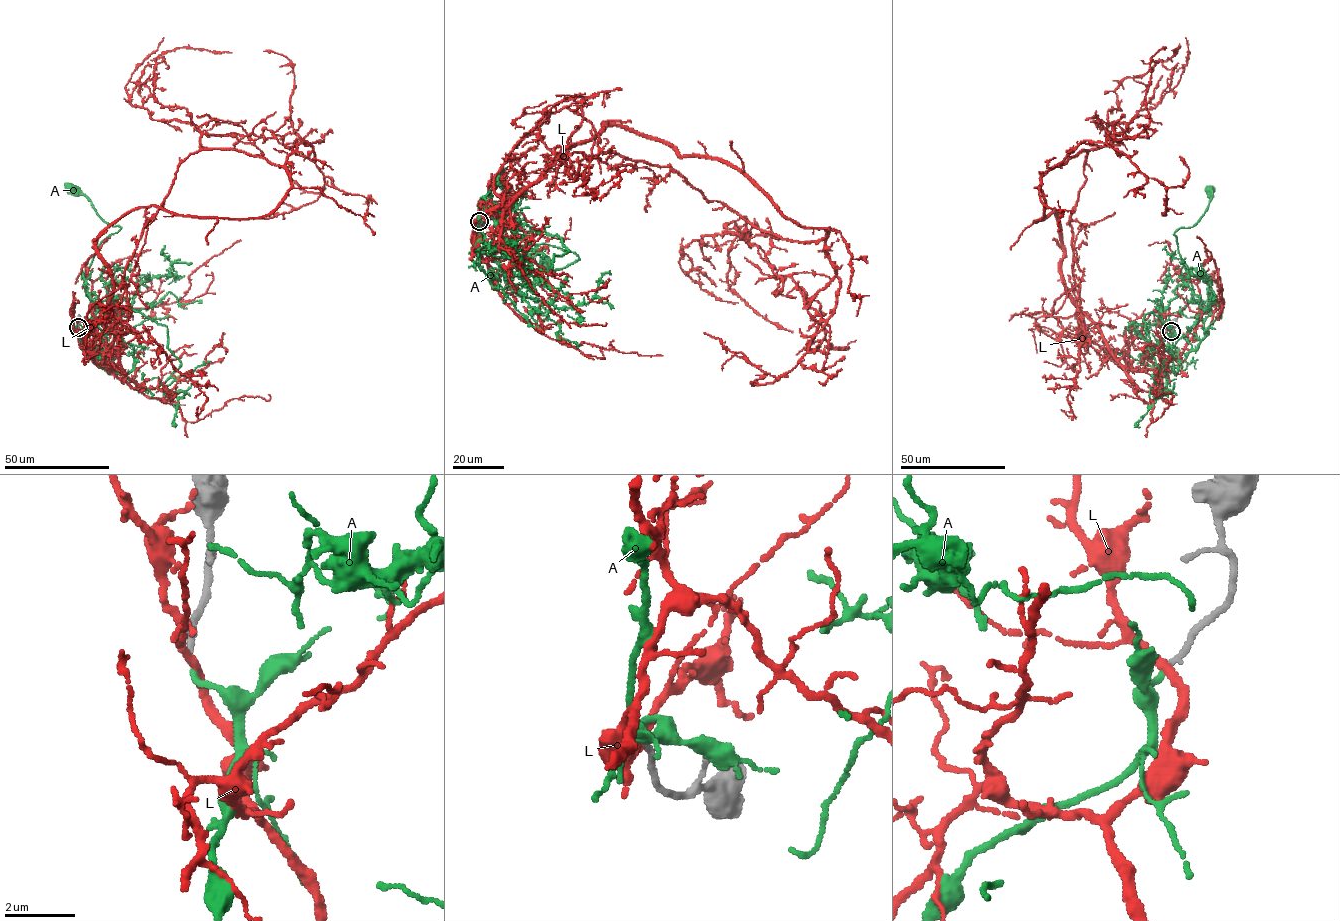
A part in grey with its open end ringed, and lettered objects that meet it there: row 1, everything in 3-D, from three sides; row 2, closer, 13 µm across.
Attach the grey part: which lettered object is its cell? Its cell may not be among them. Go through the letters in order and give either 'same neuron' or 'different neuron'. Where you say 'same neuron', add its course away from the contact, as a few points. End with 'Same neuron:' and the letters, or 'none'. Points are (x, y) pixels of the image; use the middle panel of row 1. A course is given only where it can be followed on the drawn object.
A: same neuron; course (479, 221), (484, 197), (478, 250), (513, 236), (497, 250), (546, 244), (579, 258), (554, 273), (544, 261)
L: different neuron
Same neuron: A

